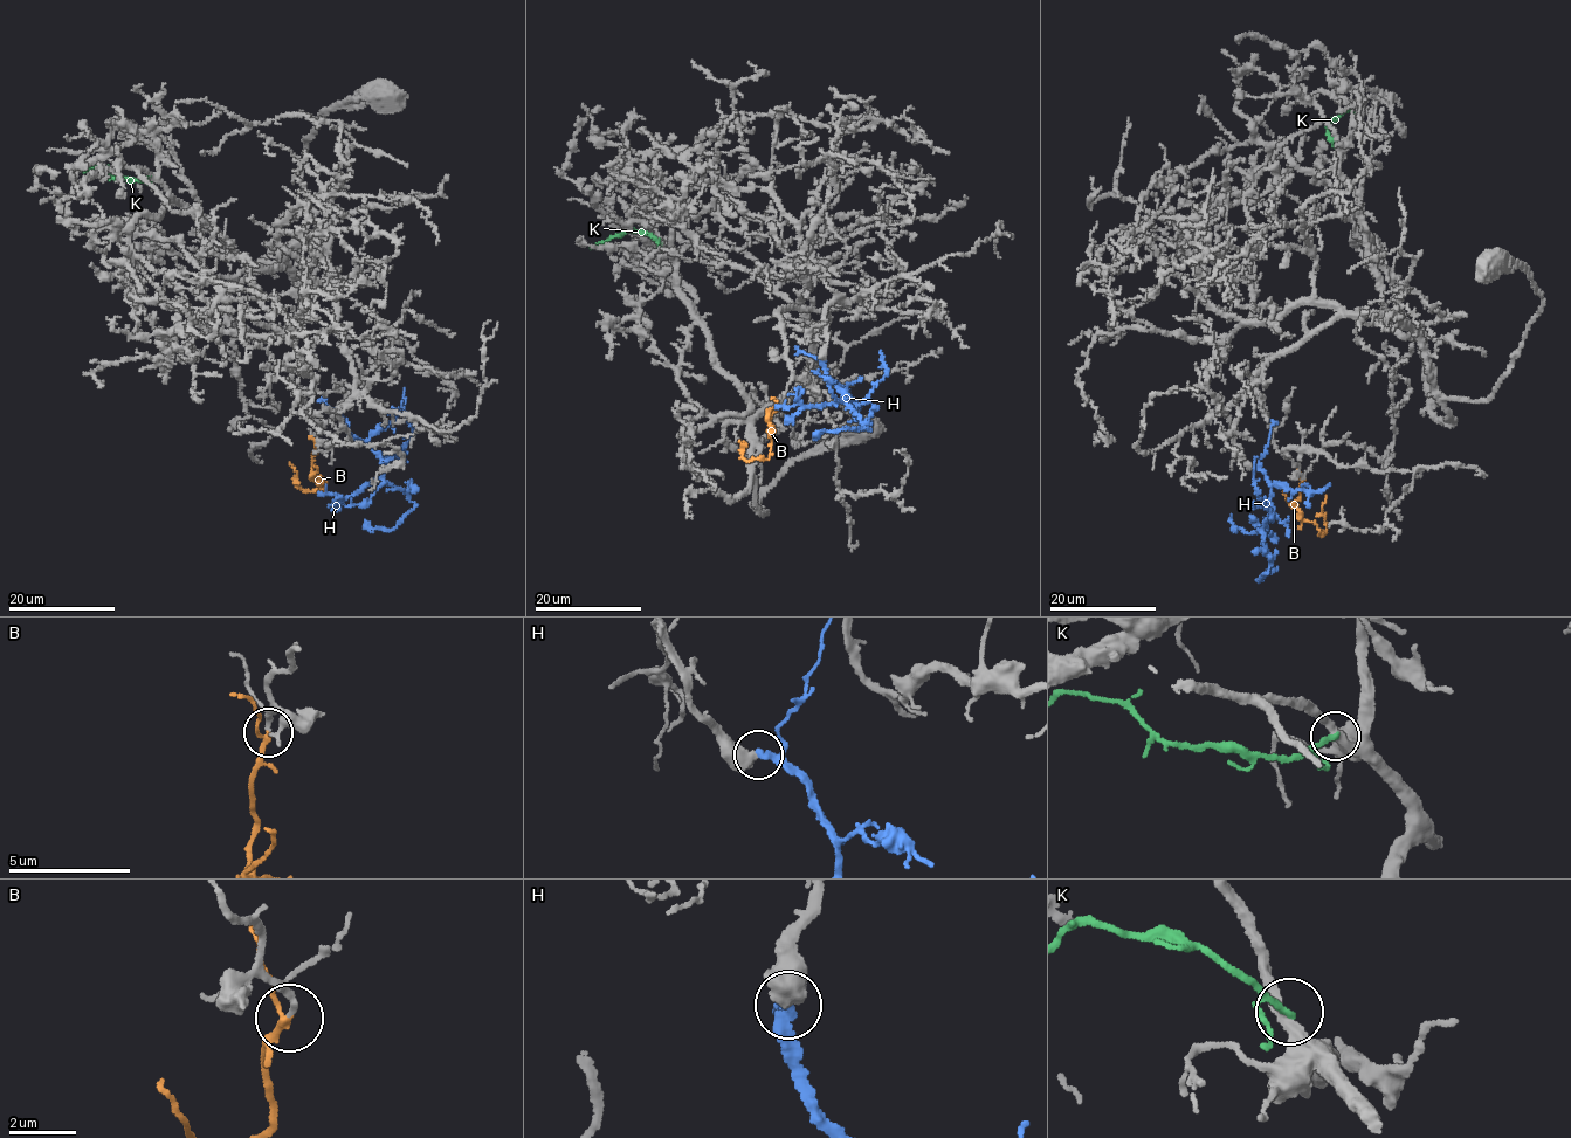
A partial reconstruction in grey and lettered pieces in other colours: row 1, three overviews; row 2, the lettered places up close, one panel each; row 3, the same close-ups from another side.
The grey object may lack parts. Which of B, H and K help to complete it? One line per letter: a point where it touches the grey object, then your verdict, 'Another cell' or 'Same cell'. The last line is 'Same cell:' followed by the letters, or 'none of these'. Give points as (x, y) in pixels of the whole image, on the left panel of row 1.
B: Touches grey at (316, 446). Same cell
H: Touches grey at (350, 439). Same cell
K: Touches grey at (151, 176). Another cell
Same cell: B, H

